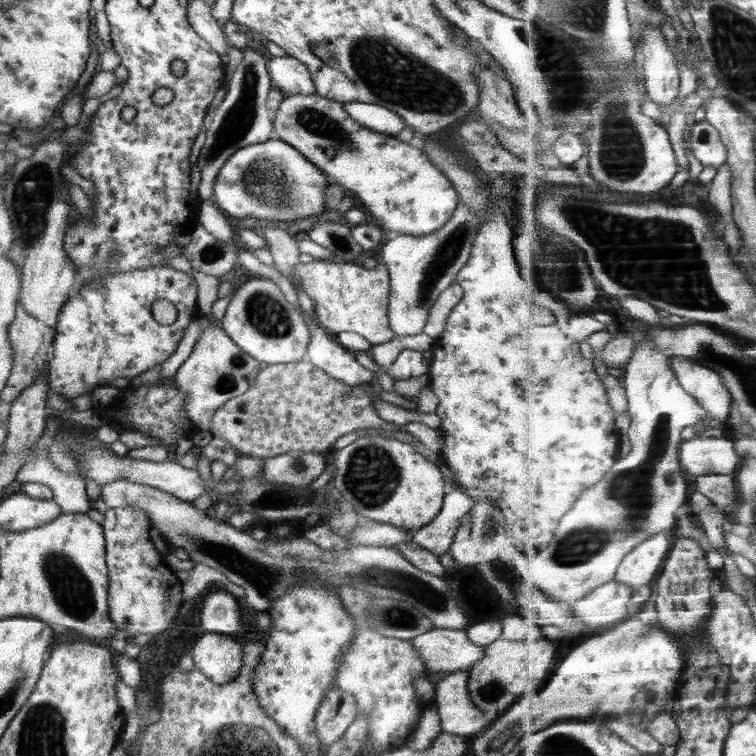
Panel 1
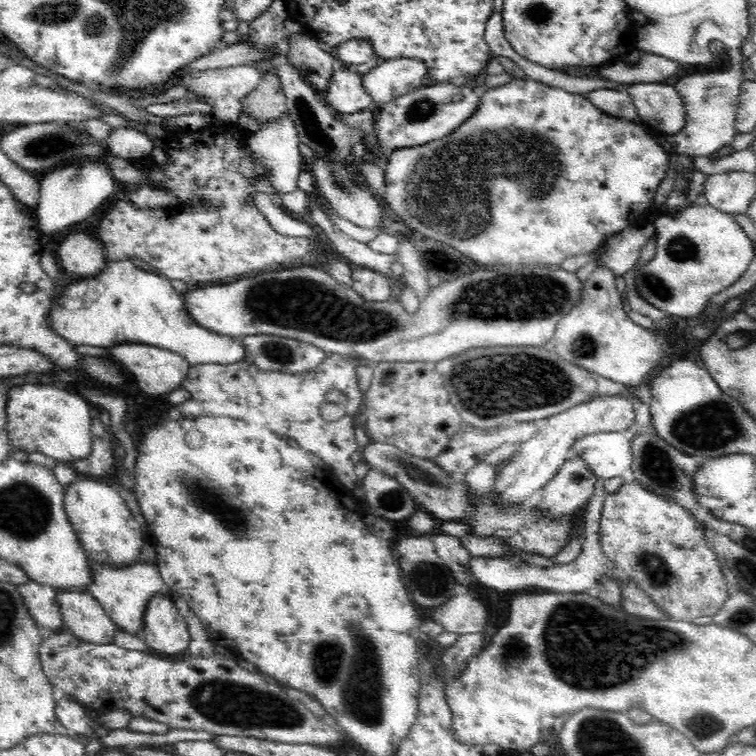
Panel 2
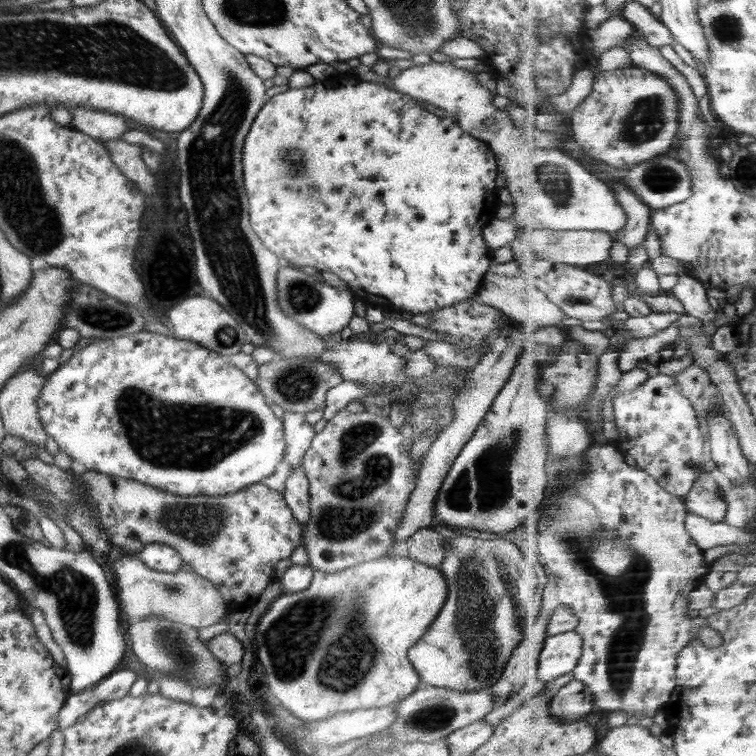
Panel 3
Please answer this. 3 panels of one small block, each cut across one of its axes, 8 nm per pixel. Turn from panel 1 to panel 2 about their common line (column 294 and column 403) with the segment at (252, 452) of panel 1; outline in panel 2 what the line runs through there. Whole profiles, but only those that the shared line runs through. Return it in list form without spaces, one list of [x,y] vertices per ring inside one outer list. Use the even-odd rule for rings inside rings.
[[[382,361],[373,368],[372,384],[364,394],[364,411],[369,439],[398,447],[423,459],[438,456],[452,436],[462,429],[460,413],[451,404],[449,393],[434,363]]]

